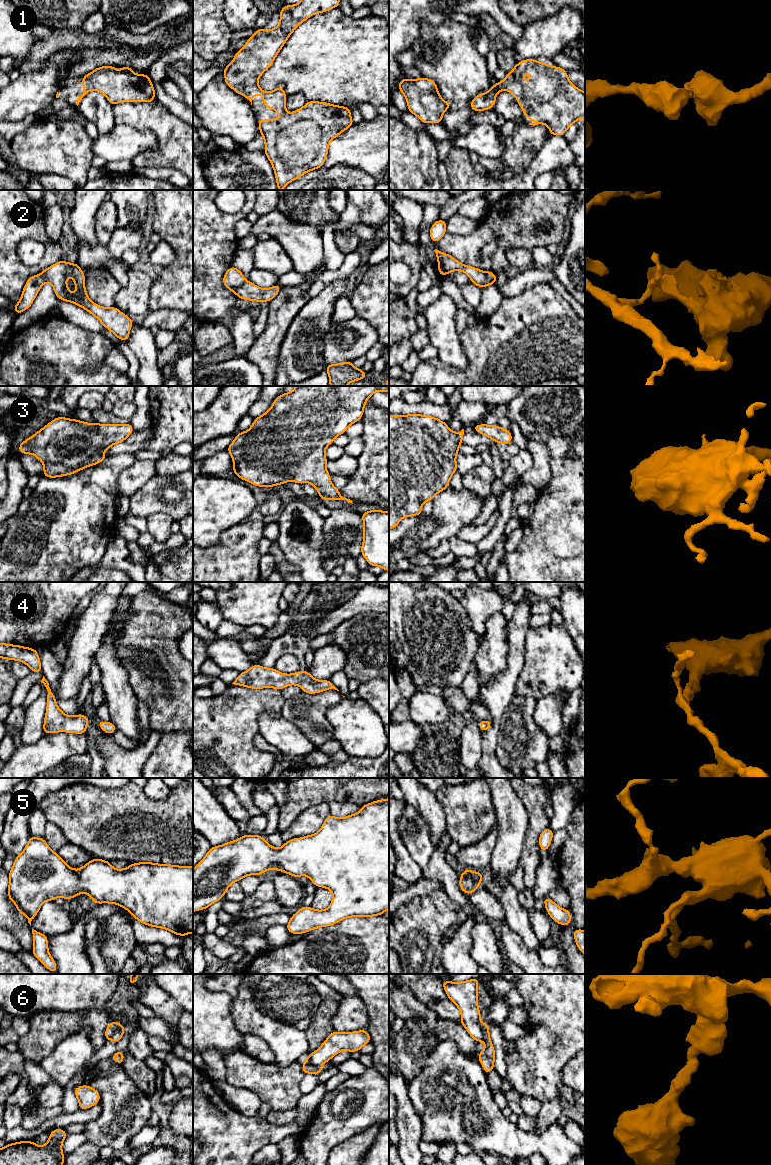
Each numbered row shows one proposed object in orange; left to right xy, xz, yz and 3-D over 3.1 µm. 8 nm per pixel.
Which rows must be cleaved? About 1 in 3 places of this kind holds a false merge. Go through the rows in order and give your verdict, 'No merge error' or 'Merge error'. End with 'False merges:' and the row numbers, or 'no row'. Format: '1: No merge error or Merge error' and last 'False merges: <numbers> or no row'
1: No merge error
2: Merge error
3: No merge error
4: No merge error
5: No merge error
6: Merge error
False merges: 2, 6

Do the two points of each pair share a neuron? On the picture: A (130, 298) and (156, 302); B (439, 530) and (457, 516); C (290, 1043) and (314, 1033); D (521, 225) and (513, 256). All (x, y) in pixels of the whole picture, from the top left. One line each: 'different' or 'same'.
A: different
B: same
C: different
D: different

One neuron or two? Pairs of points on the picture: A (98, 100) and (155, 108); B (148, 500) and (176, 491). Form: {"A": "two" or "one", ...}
{"A": "two", "B": "one"}

